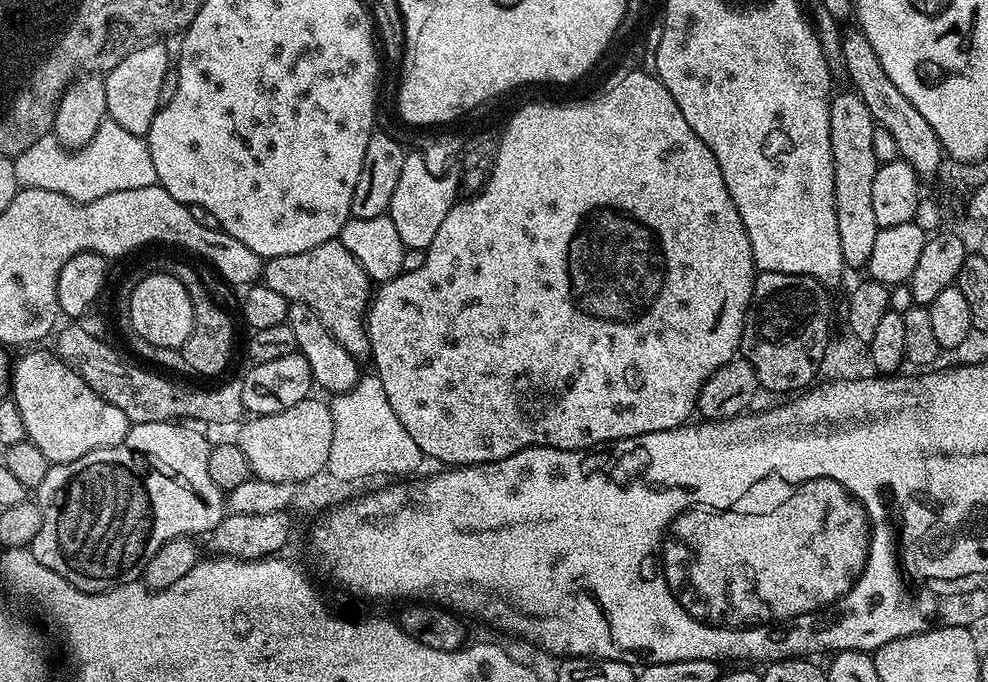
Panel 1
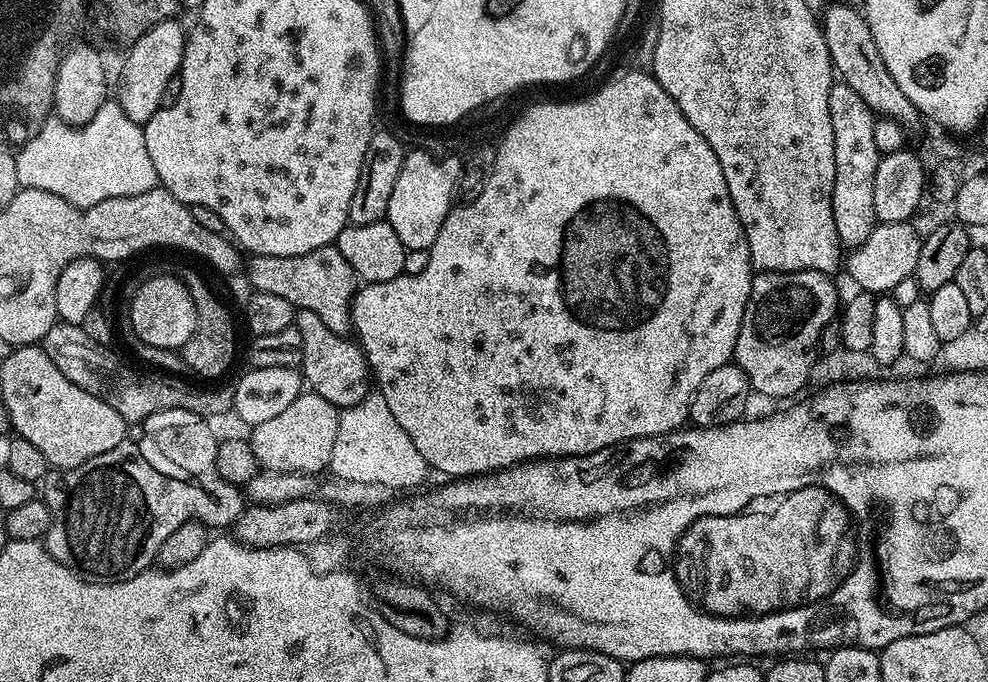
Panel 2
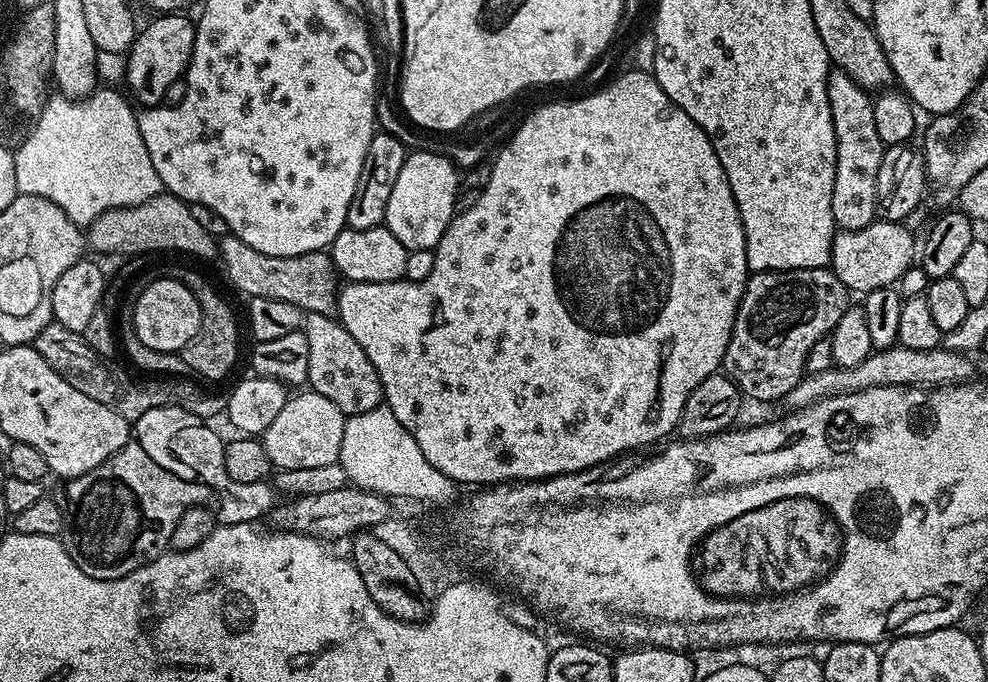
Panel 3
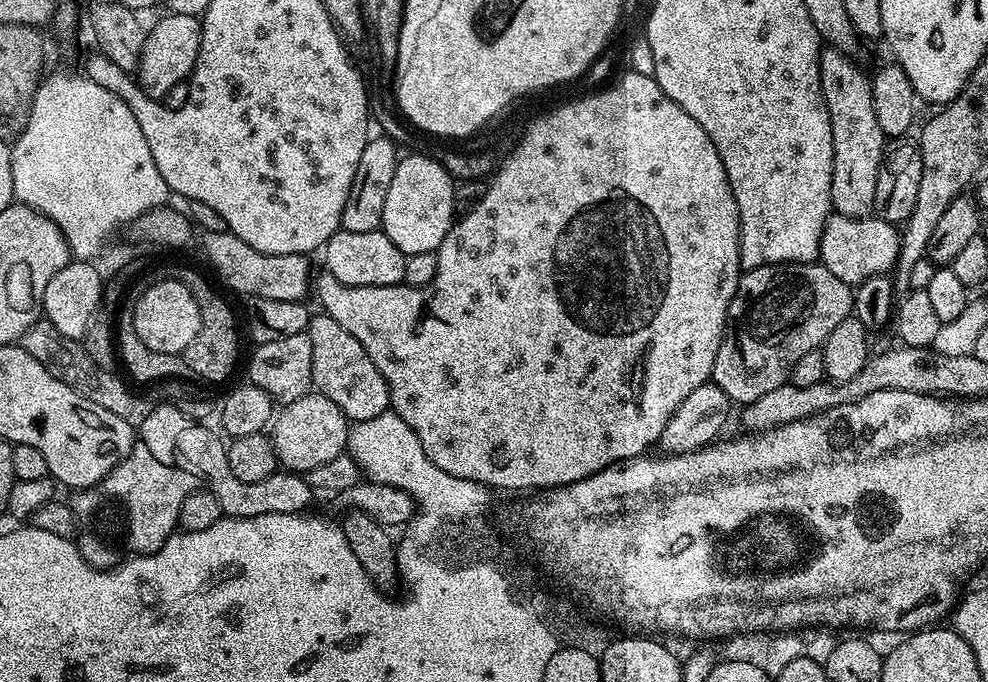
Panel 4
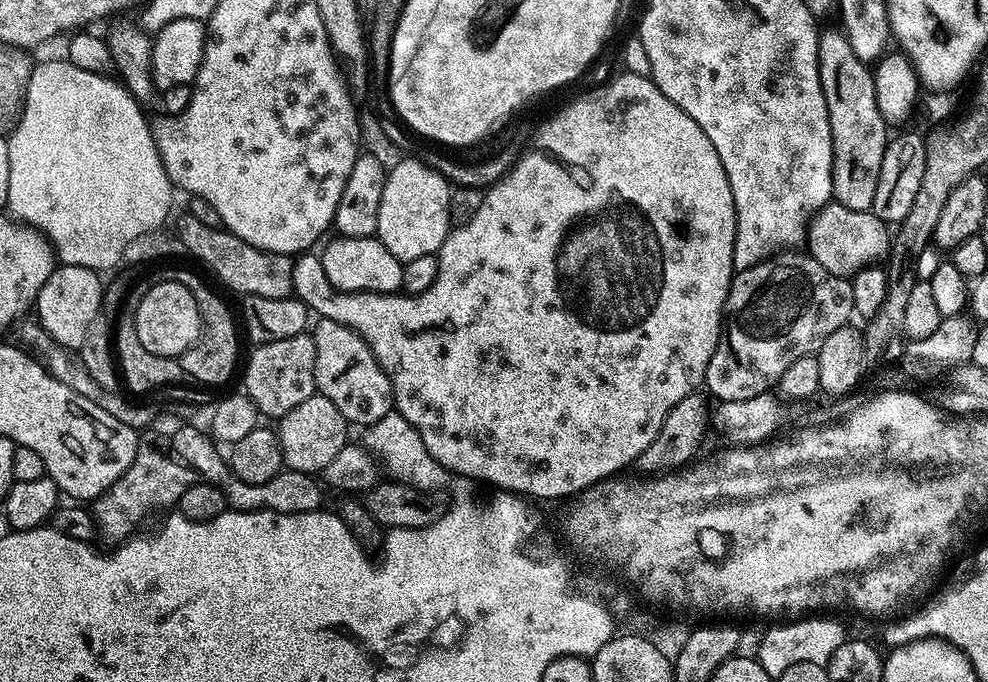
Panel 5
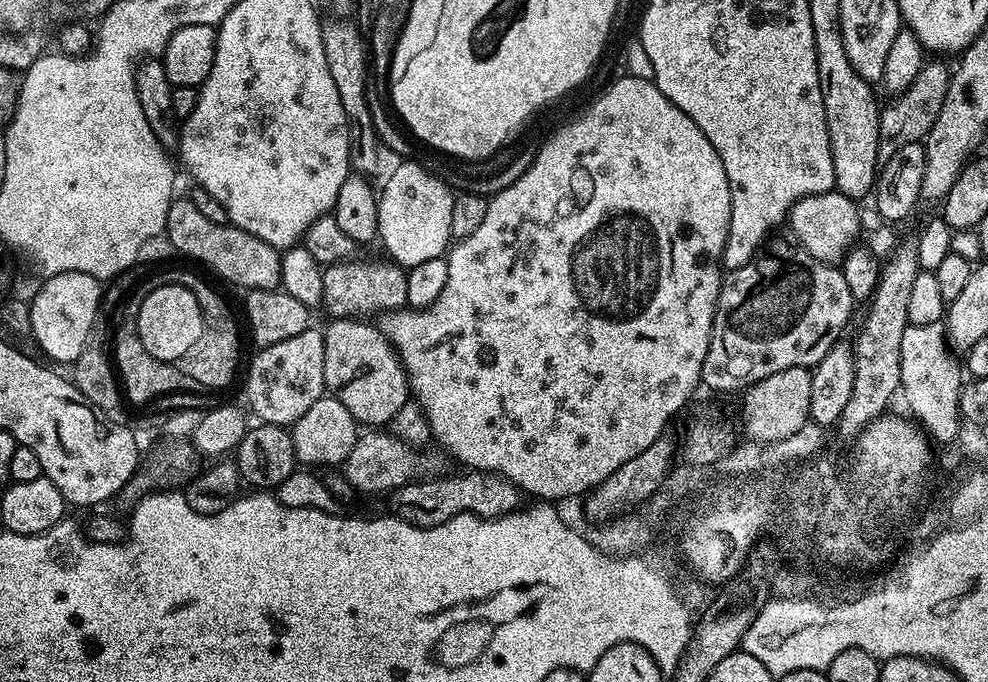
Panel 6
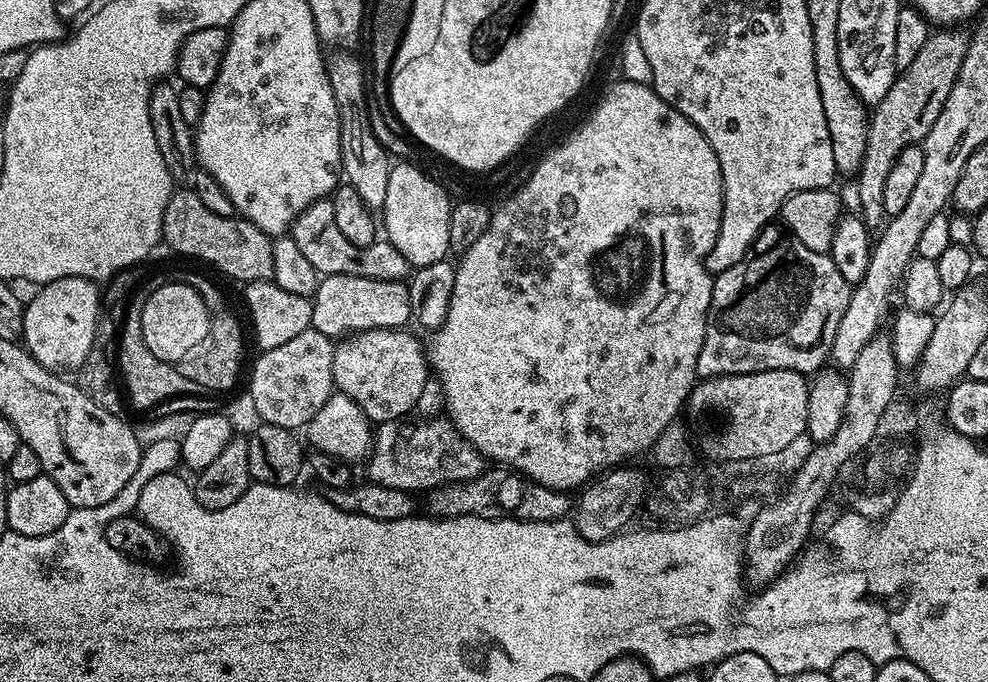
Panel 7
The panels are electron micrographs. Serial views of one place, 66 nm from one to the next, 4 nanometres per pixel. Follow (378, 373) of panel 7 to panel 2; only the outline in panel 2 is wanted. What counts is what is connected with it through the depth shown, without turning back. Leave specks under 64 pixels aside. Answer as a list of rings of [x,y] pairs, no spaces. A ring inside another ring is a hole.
[[[299,309],[294,327],[298,334],[302,334],[302,375],[305,385],[341,410],[362,402],[370,391],[370,369],[359,343],[348,336],[334,334],[334,330],[330,330],[330,326],[326,326],[326,322],[314,314],[314,310]]]

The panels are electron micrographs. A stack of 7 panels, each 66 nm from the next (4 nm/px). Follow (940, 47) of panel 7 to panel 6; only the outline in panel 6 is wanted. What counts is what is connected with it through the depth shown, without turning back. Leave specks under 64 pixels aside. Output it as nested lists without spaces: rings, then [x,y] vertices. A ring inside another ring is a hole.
[[[929,59],[919,74],[910,82],[907,90],[899,93],[889,105],[880,111],[878,152],[881,163],[888,161],[895,150],[902,146],[919,144],[927,137],[938,118],[938,110],[942,110],[942,102],[946,102],[946,90],[950,79],[950,68],[943,64],[943,59]]]

